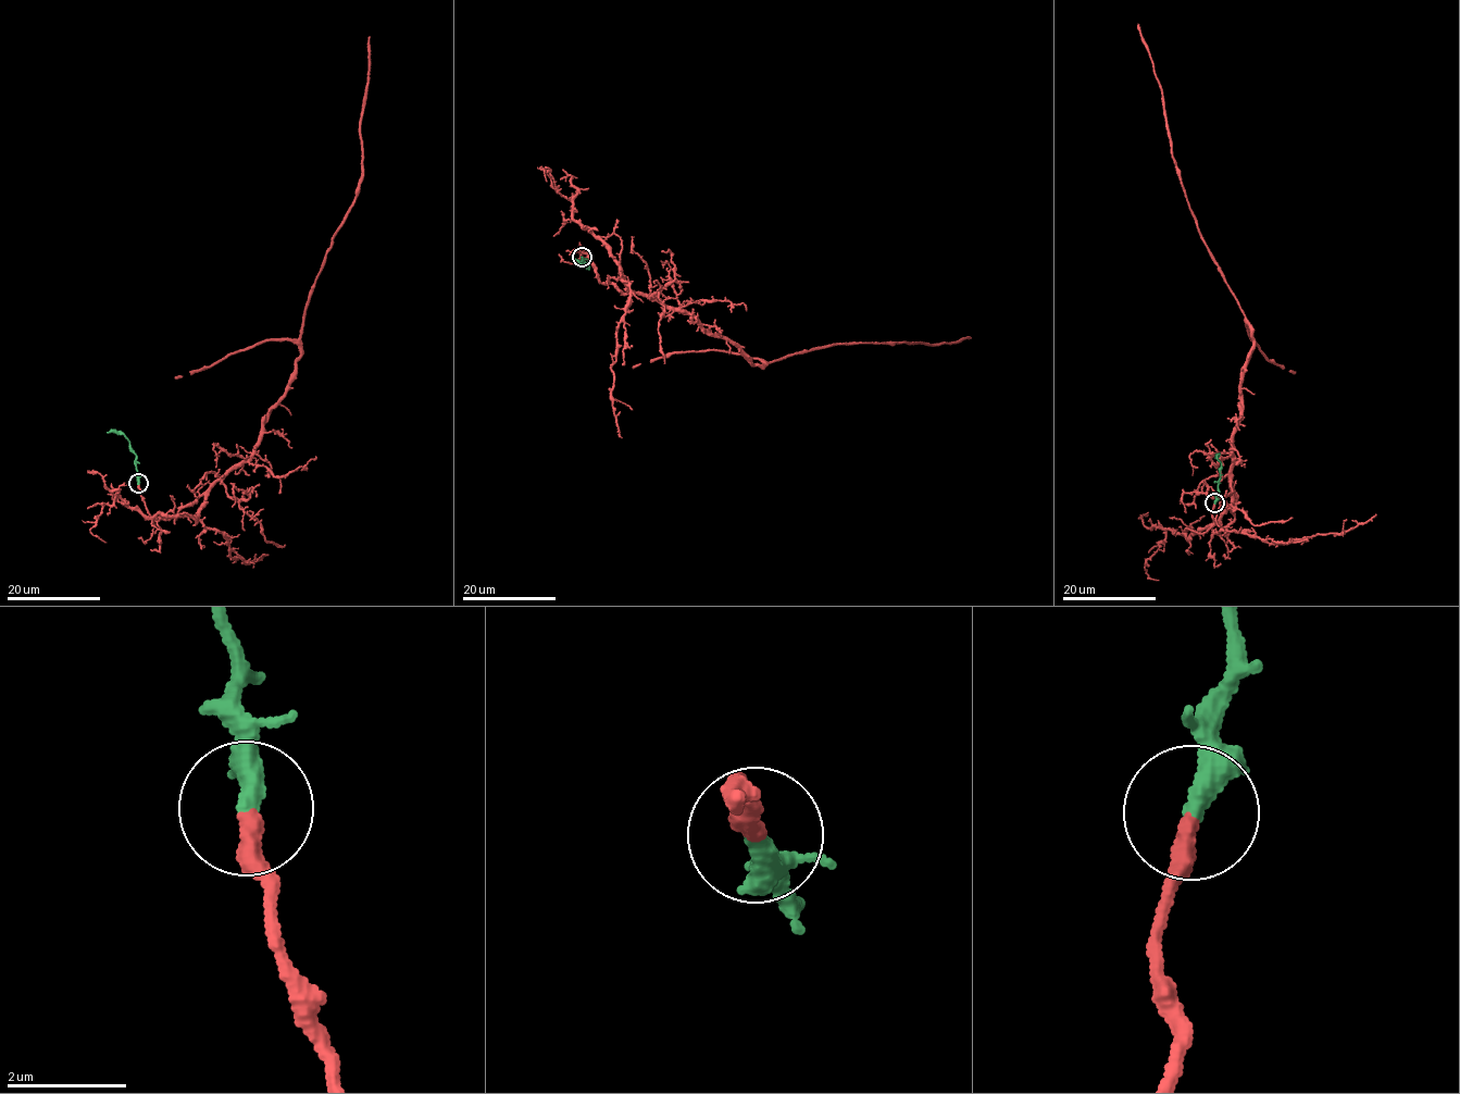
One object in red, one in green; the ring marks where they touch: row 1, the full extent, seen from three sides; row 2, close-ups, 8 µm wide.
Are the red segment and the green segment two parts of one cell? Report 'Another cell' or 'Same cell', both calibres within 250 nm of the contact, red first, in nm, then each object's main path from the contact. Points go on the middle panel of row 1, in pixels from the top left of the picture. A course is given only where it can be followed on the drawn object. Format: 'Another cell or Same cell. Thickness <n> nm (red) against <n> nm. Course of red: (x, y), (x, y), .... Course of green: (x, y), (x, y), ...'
Same cell. Thickness 320 nm (red) against 400 nm. Course of red: (582, 257), (579, 250), (601, 282), (678, 308), (763, 367), (836, 344), (931, 345), (971, 337). Course of green: (582, 257), (589, 269), (574, 258)

